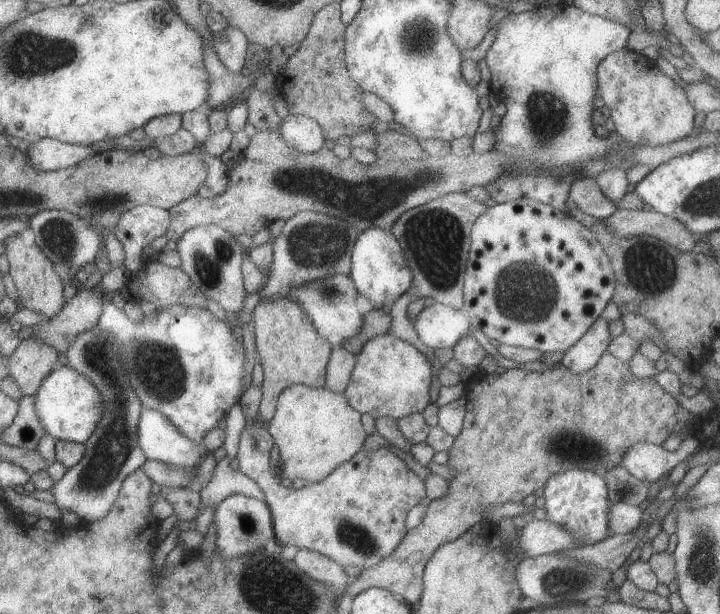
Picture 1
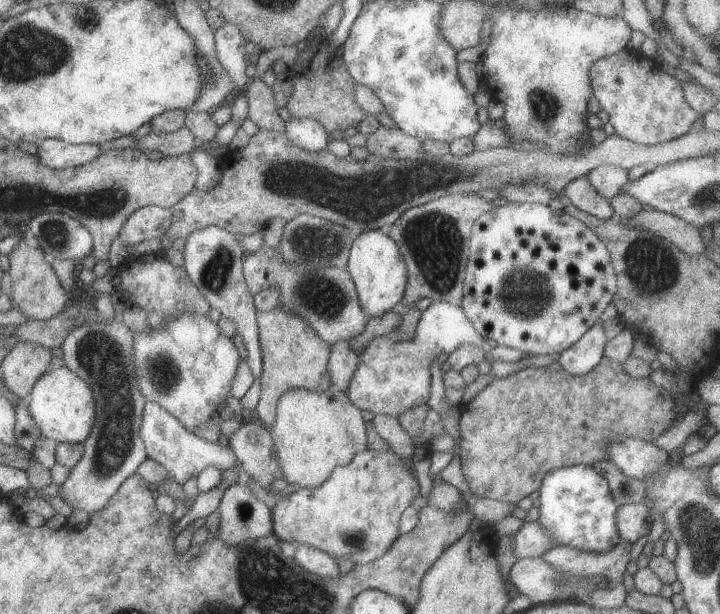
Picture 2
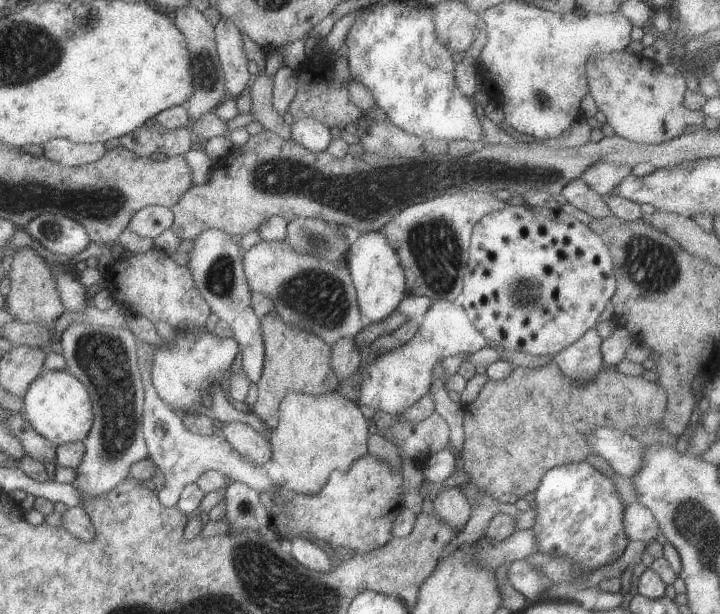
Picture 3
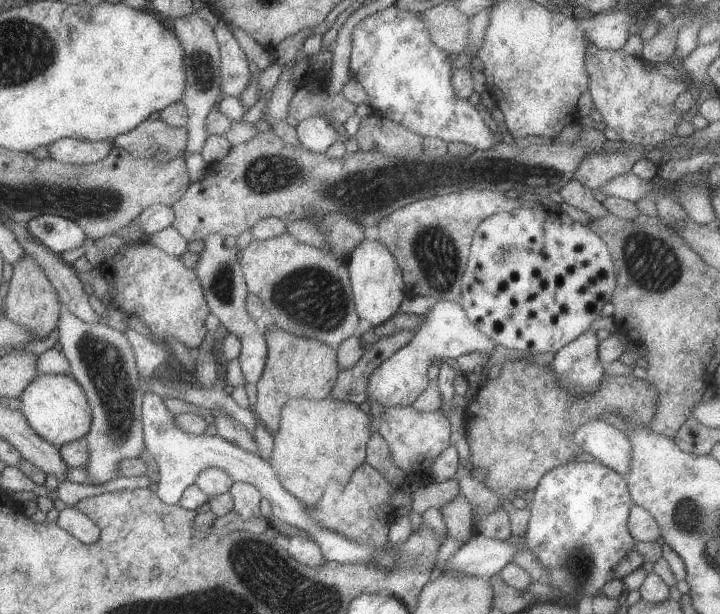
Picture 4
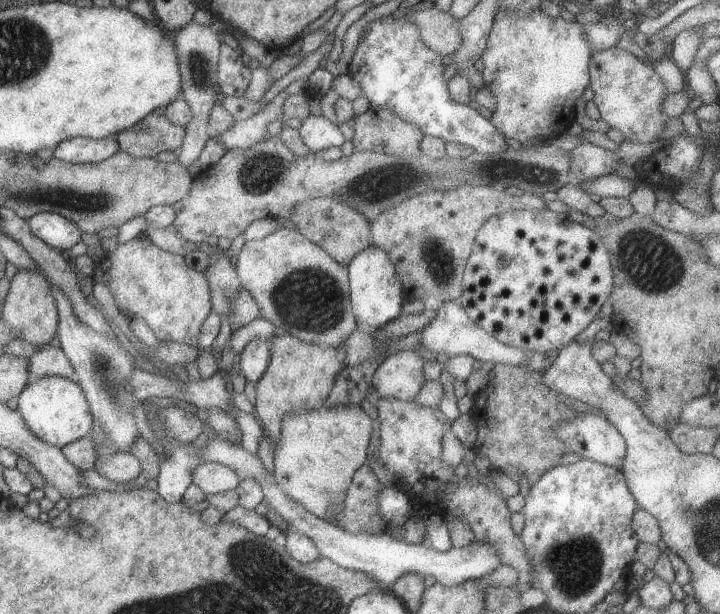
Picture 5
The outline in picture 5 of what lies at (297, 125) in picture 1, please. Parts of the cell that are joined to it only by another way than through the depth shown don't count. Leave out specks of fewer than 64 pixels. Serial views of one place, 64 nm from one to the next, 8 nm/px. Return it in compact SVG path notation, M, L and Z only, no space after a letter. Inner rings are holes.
M307 116L299 126L299 136L313 154L327 148L341 148L343 142L347 142L339 128L323 116Z

